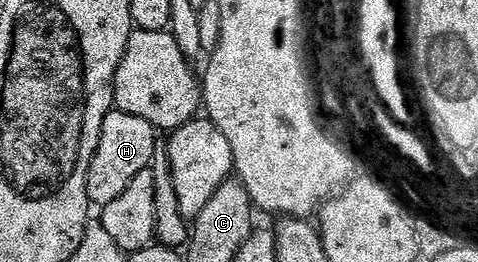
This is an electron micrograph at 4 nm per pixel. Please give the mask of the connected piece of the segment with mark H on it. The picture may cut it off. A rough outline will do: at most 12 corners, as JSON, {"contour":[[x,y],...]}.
{"contour":[[112,108],[89,163],[102,207],[151,167],[157,130]]}

